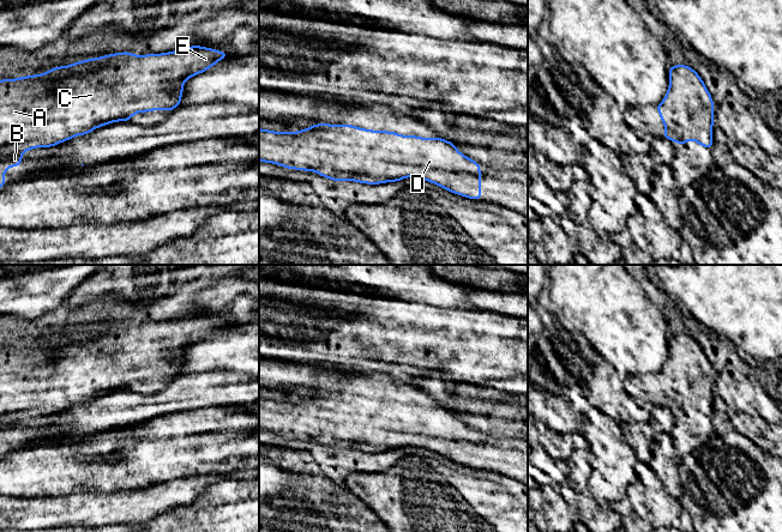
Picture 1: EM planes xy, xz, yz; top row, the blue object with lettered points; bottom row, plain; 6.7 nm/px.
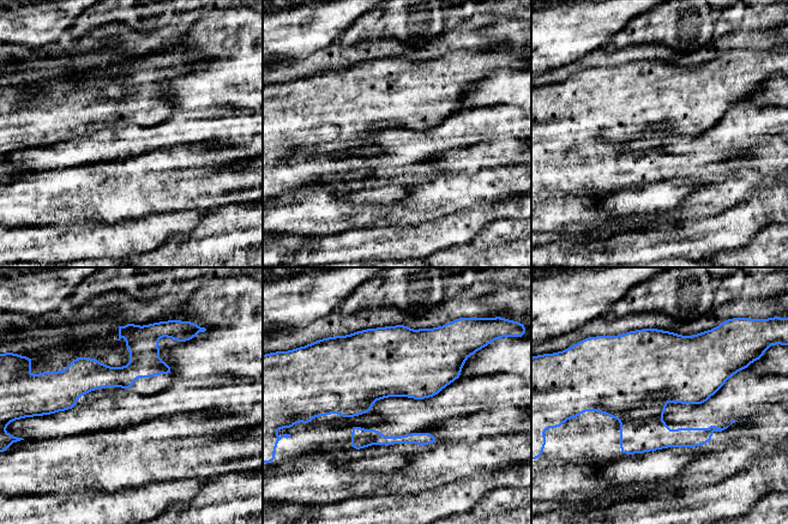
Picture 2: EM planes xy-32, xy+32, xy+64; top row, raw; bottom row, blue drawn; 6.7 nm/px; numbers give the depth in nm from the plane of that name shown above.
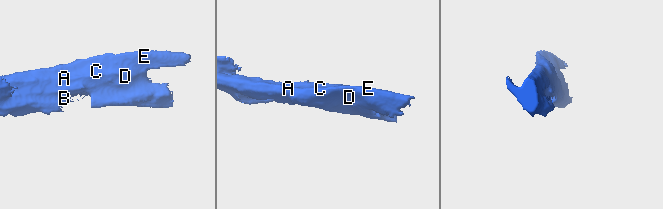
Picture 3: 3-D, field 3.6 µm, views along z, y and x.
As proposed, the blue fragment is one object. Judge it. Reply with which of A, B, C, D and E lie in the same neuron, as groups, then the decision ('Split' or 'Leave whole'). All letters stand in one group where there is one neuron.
Groups: A B C D E. Leave whole

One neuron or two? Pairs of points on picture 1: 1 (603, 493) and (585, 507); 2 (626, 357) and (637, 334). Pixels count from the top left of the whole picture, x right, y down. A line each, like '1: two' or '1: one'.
1: two
2: one

